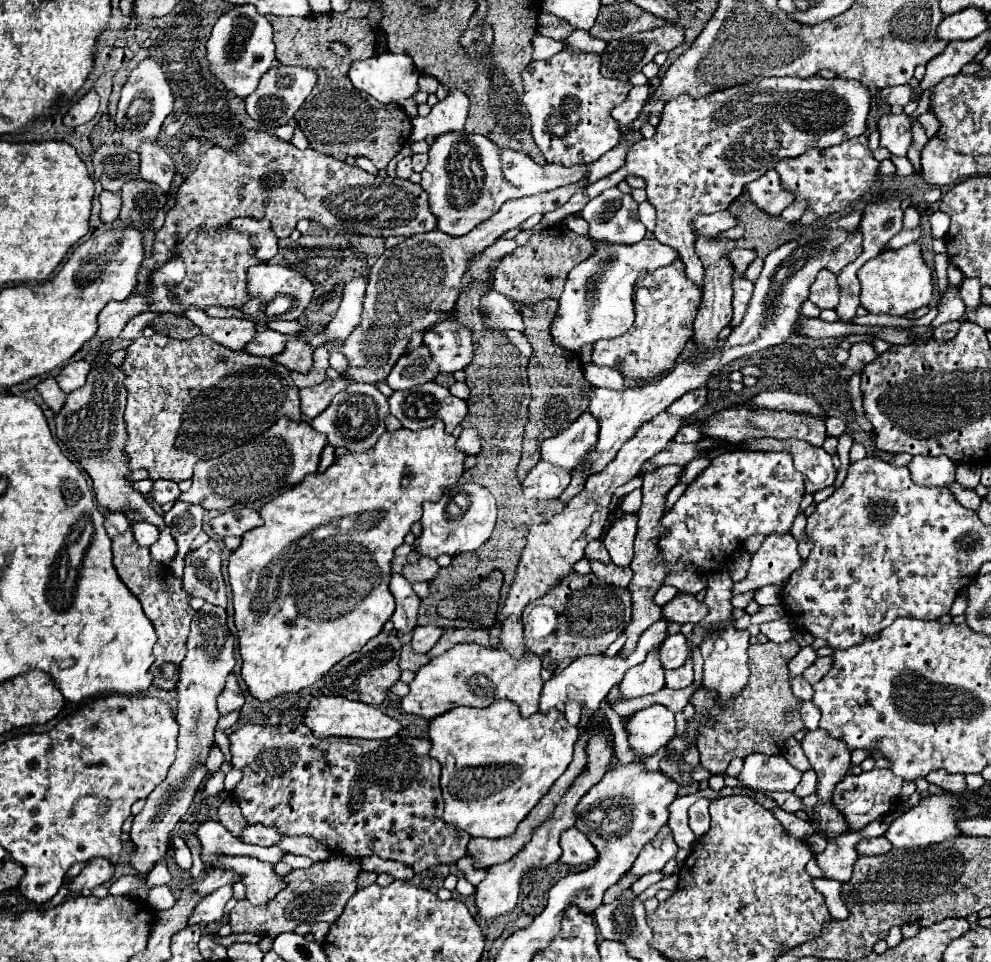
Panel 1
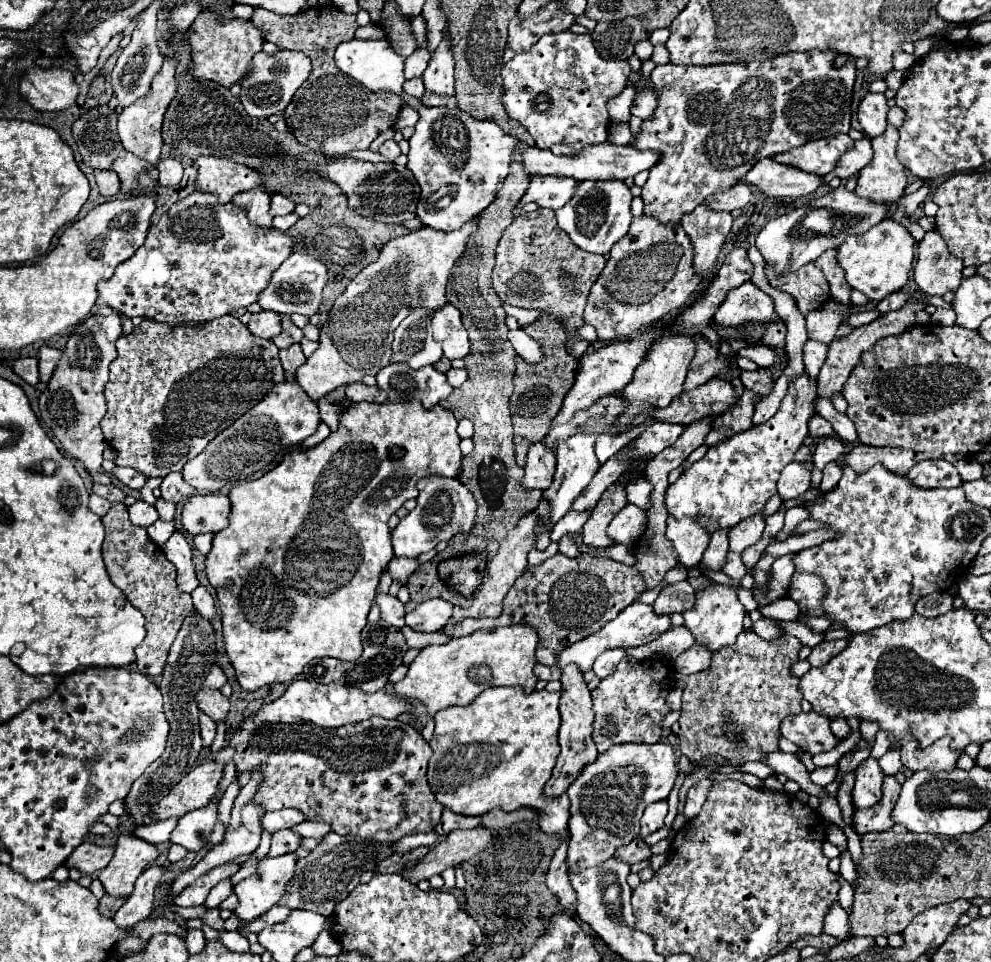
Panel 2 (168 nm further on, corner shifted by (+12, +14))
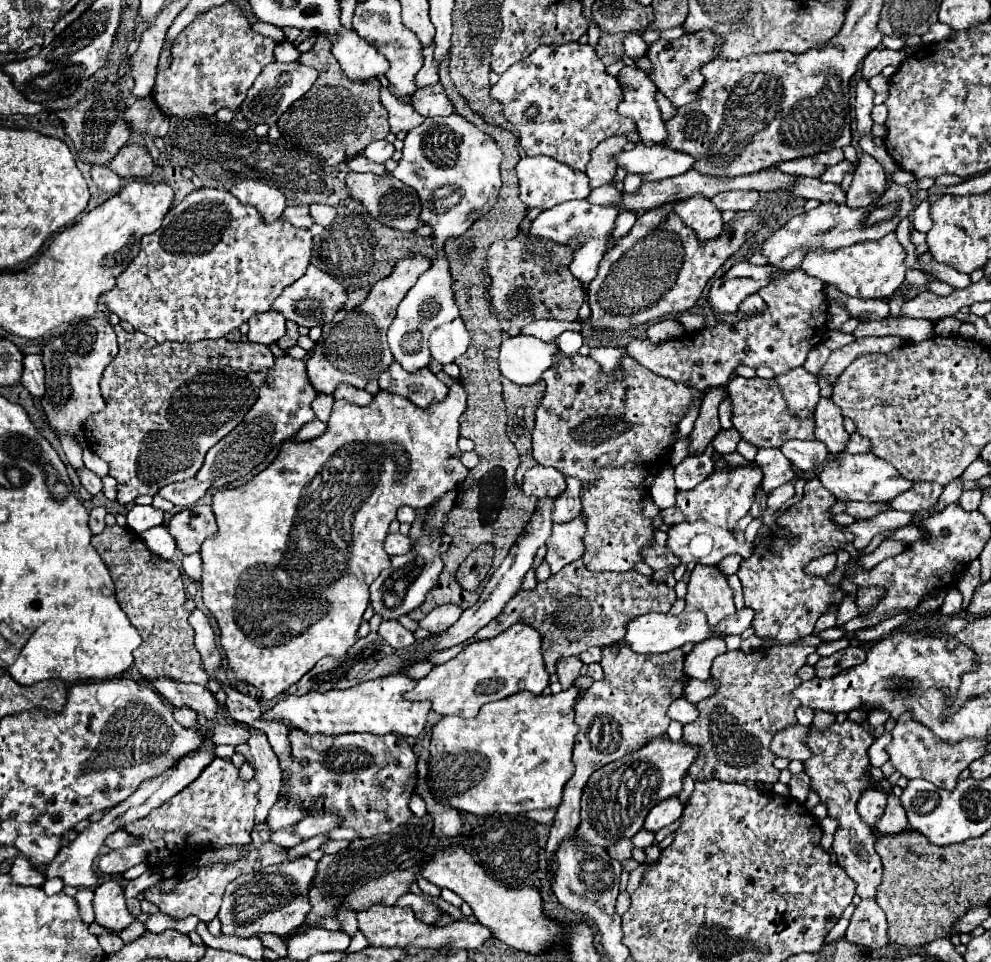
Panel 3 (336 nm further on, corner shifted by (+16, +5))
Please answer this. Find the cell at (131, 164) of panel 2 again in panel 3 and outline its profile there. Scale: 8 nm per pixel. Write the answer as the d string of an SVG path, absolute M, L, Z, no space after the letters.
M128 143L110 161L110 169L124 179L148 179L154 171L154 163L146 149Z

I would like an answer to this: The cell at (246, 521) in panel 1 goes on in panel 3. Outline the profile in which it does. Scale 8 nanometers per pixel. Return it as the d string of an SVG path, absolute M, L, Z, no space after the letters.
M196 503L172 515L172 519L164 527L174 537L176 547L184 555L198 553L204 539L216 535L216 529L218 529L210 505L204 505L204 503Z

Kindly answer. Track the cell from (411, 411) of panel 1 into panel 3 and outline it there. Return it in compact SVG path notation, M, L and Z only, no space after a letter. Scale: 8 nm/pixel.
M398 361L380 375L380 389L390 393L400 393L410 399L418 407L428 407L432 401L442 401L448 395L448 387L436 379L430 369L420 369L416 373L408 373L400 367Z

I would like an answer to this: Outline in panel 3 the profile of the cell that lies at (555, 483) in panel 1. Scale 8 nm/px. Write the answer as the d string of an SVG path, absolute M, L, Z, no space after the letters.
M542 465L528 469L524 475L524 483L522 483L522 491L538 499L544 499L544 497L554 499L564 489L566 489L566 477L560 471L552 467L542 467Z

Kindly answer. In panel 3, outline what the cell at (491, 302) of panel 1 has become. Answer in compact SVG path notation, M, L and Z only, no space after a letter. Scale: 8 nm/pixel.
M542 319L542 321L534 321L530 325L526 325L522 329L522 333L526 335L534 335L542 341L554 341L556 337L560 337L564 331L582 331L582 323L574 321L574 323L566 323L566 321L554 321L554 319Z

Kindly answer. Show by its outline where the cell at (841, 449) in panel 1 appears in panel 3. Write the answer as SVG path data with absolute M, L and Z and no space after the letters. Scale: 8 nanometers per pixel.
M730 554L726 556L720 563L719 568L725 576L736 574L740 568L742 558L738 554Z

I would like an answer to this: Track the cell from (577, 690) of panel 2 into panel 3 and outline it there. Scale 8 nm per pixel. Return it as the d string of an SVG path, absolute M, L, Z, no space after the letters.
M564 657L558 661L556 665L556 675L558 675L558 681L562 683L564 689L572 687L574 685L574 679L580 675L580 667L584 663L580 661L580 657Z

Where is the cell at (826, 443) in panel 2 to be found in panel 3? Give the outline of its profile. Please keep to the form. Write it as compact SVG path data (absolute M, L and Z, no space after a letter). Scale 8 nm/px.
M818 479L808 481L804 485L804 497L778 517L778 525L784 533L772 533L770 539L762 539L754 545L752 555L742 561L738 577L744 587L746 607L754 609L754 635L768 637L776 645L784 647L794 645L798 639L812 635L818 617L824 615L830 605L838 607L844 601L846 593L840 587L830 585L824 577L810 577L804 573L810 561L836 553L838 549L844 549L846 543L854 541L854 533L842 531L842 525L832 521L830 509L834 503L836 497L832 497L832 493L828 493Z

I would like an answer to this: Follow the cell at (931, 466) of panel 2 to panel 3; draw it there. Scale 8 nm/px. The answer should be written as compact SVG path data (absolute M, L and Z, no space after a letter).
M916 481L914 487L906 493L902 493L900 497L896 497L890 507L892 509L898 509L898 511L910 511L910 513L918 513L922 509L928 509L932 507L940 493L944 491L942 485L936 485L936 483L930 483L930 481Z

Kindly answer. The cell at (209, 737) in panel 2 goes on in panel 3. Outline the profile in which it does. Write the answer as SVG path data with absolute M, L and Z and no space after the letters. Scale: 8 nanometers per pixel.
M186 705L180 707L180 709L174 709L174 719L184 725L184 727L192 727L196 725L196 713L192 709L188 709Z

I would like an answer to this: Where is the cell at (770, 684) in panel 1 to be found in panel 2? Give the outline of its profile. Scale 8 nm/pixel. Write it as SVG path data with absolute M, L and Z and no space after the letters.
M744 630L736 644L732 648L722 648L720 652L714 652L712 654L712 662L706 670L702 672L696 672L696 674L690 674L690 676L676 676L676 680L672 682L672 688L680 688L684 686L684 696L682 696L682 710L680 710L680 732L678 732L678 738L680 738L680 752L684 756L690 758L690 762L700 762L704 756L724 756L728 758L732 764L744 764L744 762L754 762L754 760L760 760L762 754L768 754L768 752L774 752L778 750L778 736L780 736L780 724L786 716L790 714L798 714L800 712L800 700L802 700L802 692L798 690L798 678L794 678L790 674L790 666L798 660L798 650L800 650L800 640L796 636L790 636L790 634L782 634L774 640L764 640L760 638L756 632L752 630Z

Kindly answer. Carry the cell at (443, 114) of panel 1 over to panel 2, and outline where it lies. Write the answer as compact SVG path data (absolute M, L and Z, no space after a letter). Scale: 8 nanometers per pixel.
M444 32L444 40L434 52L424 70L424 86L428 92L436 92L440 96L454 96L454 60L450 54L450 38Z

